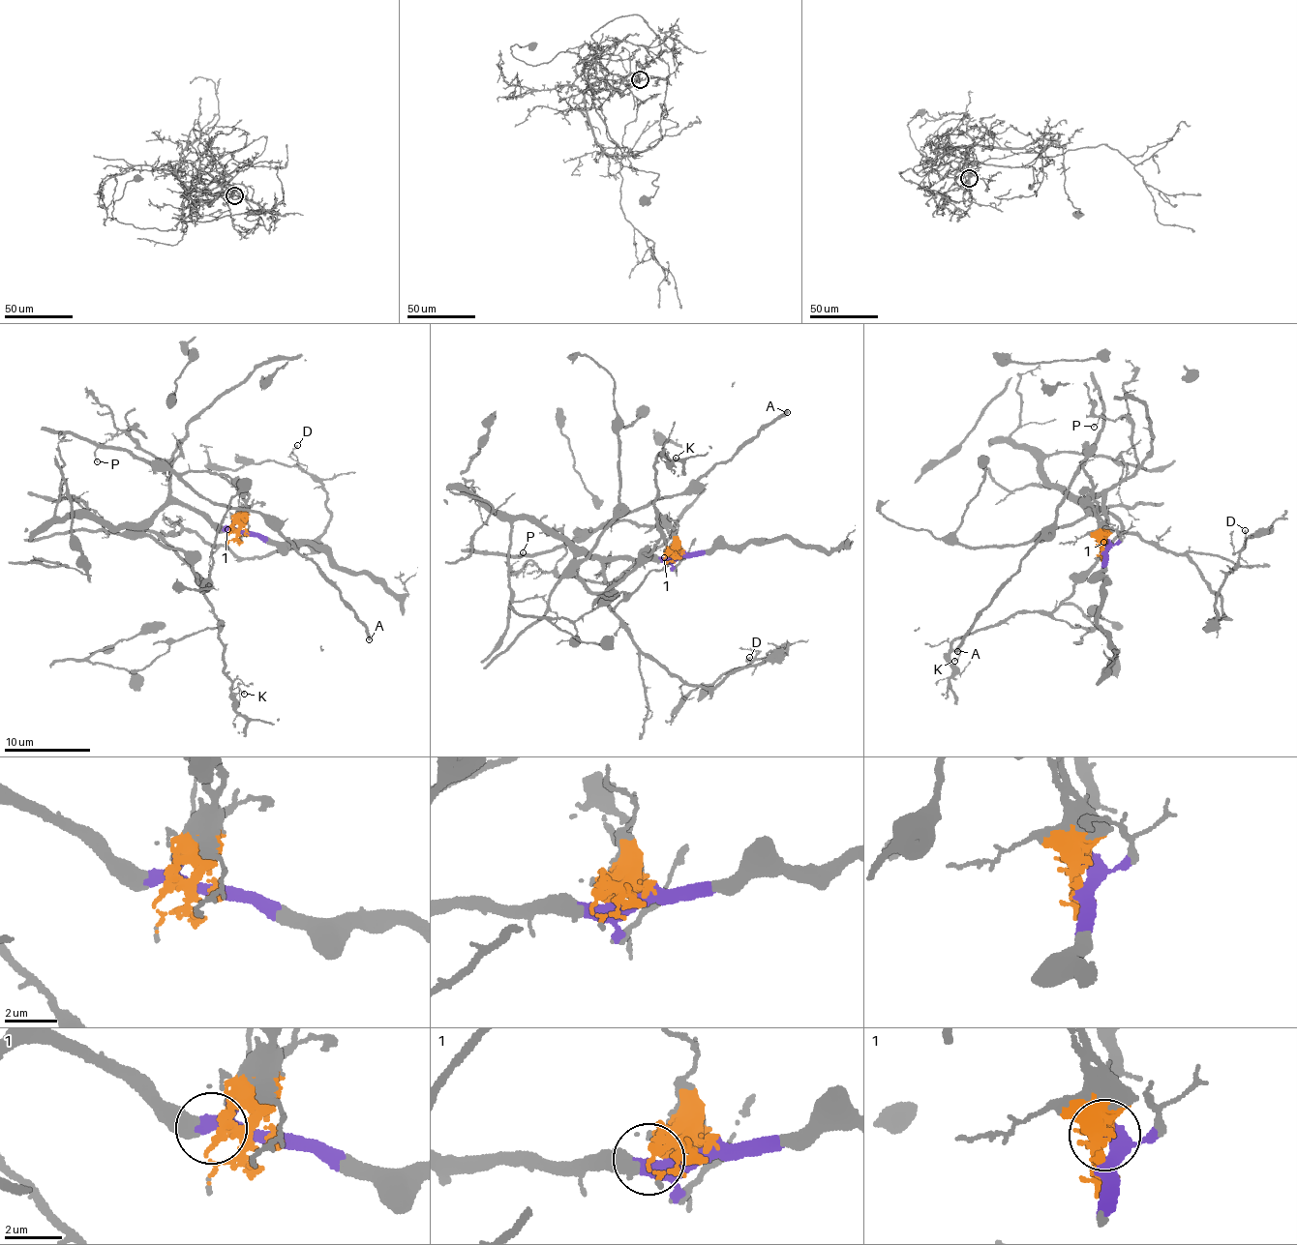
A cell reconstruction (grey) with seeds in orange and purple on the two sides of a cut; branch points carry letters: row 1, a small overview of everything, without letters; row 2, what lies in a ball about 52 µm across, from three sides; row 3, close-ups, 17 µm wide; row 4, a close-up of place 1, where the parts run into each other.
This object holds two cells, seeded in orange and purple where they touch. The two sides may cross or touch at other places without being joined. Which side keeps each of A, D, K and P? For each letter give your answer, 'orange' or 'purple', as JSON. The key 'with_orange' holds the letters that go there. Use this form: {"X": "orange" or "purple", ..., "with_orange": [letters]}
{"A": "orange", "D": "purple", "K": "purple", "P": "orange", "with_orange": ["A", "P"]}

